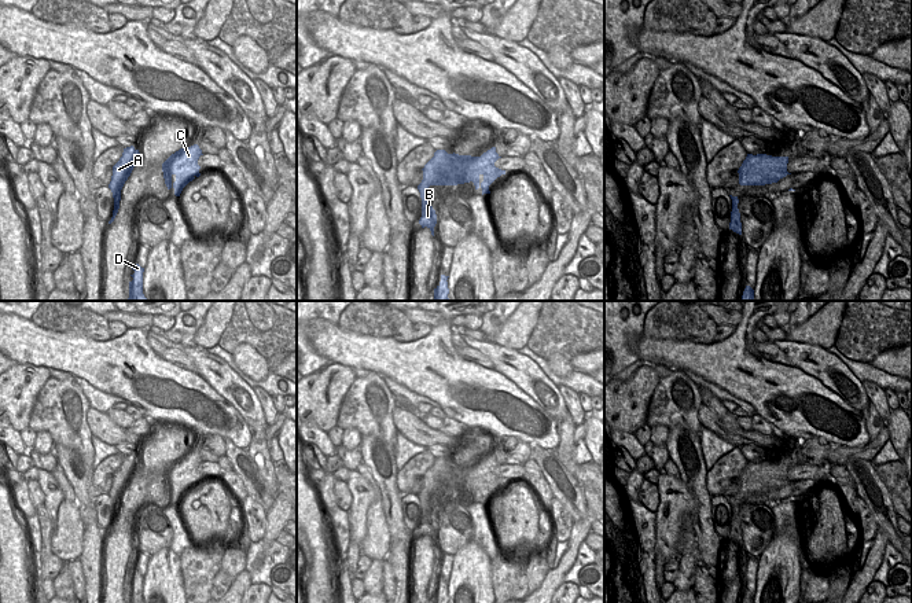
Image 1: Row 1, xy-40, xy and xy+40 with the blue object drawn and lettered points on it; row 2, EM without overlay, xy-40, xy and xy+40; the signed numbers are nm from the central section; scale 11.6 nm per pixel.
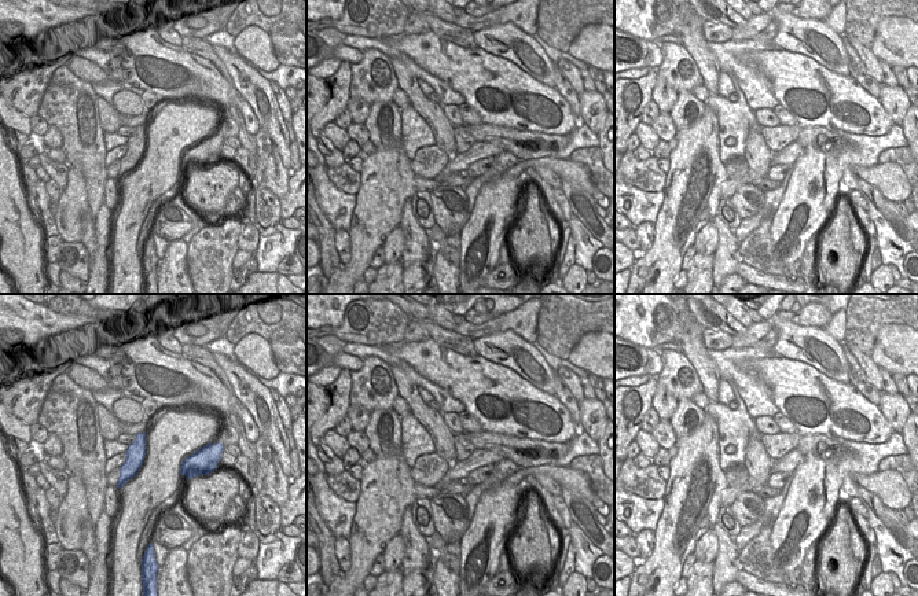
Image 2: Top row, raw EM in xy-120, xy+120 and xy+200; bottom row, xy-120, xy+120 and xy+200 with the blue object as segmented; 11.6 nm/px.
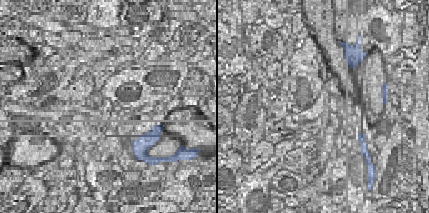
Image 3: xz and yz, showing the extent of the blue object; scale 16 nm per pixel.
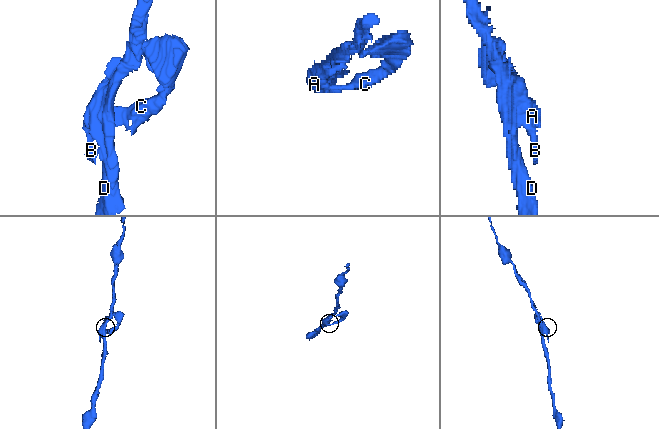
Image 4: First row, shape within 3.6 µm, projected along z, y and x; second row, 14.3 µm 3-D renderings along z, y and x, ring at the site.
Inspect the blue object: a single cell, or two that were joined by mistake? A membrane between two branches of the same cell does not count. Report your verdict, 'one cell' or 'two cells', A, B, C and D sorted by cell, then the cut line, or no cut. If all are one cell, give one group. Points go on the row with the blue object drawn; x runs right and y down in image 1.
one cell; A B C D; no cut

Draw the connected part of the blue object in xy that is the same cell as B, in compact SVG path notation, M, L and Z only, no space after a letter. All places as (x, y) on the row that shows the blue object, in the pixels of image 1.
M492 147L481 157L448 154L445 150L437 150L434 157L424 165L423 180L418 185L422 198L422 217L419 224L427 227L434 236L437 214L431 206L431 196L427 195L430 185L457 185L472 181L475 190L482 188L483 194L490 194L489 185L505 170L494 166L501 158Z

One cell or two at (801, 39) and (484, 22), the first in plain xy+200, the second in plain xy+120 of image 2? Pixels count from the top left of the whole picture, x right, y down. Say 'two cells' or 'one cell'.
two cells

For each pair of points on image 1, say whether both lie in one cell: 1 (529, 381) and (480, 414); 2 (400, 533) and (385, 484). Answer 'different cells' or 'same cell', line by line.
1: different cells
2: same cell

